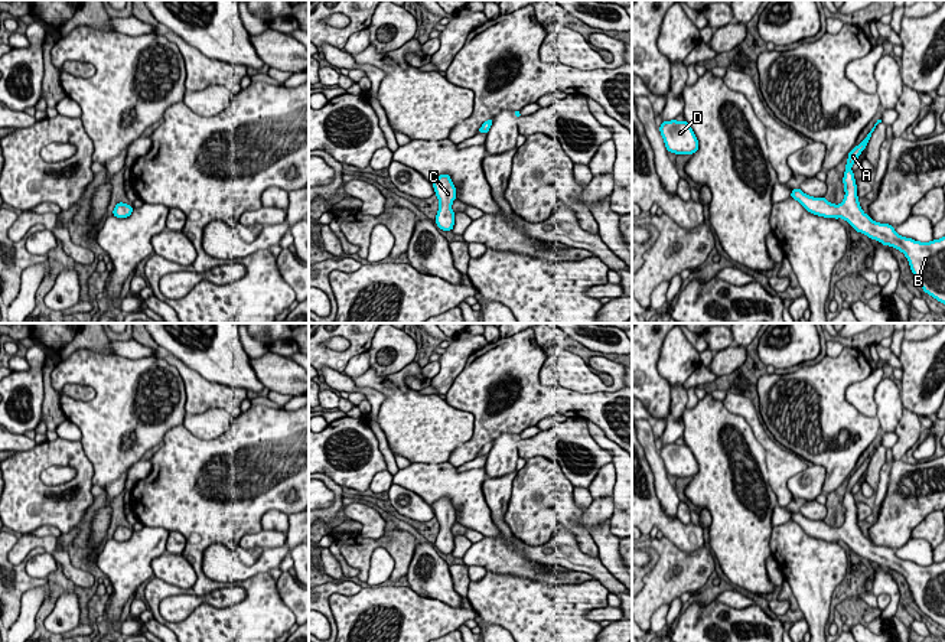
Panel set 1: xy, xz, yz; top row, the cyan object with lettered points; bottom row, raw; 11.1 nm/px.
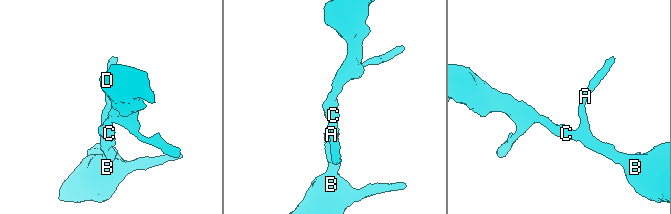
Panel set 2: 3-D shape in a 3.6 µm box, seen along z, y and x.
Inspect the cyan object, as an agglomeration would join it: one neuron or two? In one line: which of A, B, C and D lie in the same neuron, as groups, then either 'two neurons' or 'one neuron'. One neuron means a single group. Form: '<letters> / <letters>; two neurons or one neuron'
A B C D; one neuron

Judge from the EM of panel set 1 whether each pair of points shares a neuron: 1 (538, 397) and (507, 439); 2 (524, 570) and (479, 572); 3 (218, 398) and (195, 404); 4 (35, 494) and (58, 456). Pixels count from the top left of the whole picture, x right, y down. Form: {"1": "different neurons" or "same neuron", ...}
{"1": "different neurons", "2": "different neurons", "3": "same neuron", "4": "same neuron"}

